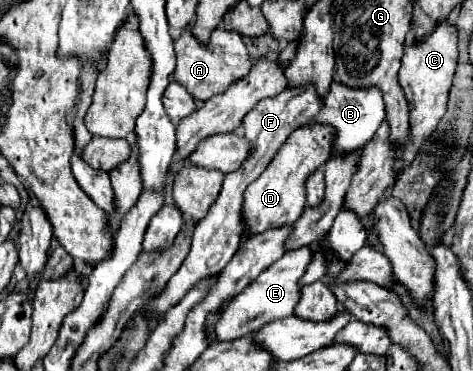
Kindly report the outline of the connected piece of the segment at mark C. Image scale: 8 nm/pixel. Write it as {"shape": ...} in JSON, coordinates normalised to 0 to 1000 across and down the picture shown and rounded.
{"shape":[[[932,59],[915,92],[899,97],[894,113],[886,119],[865,113],[856,124],[852,173],[844,189],[844,226],[865,280],[869,388],[886,399],[886,410],[890,410],[894,383],[915,361],[932,313],[945,296],[945,253],[953,237],[962,178],[966,178],[966,81],[949,70],[945,59]]]}

